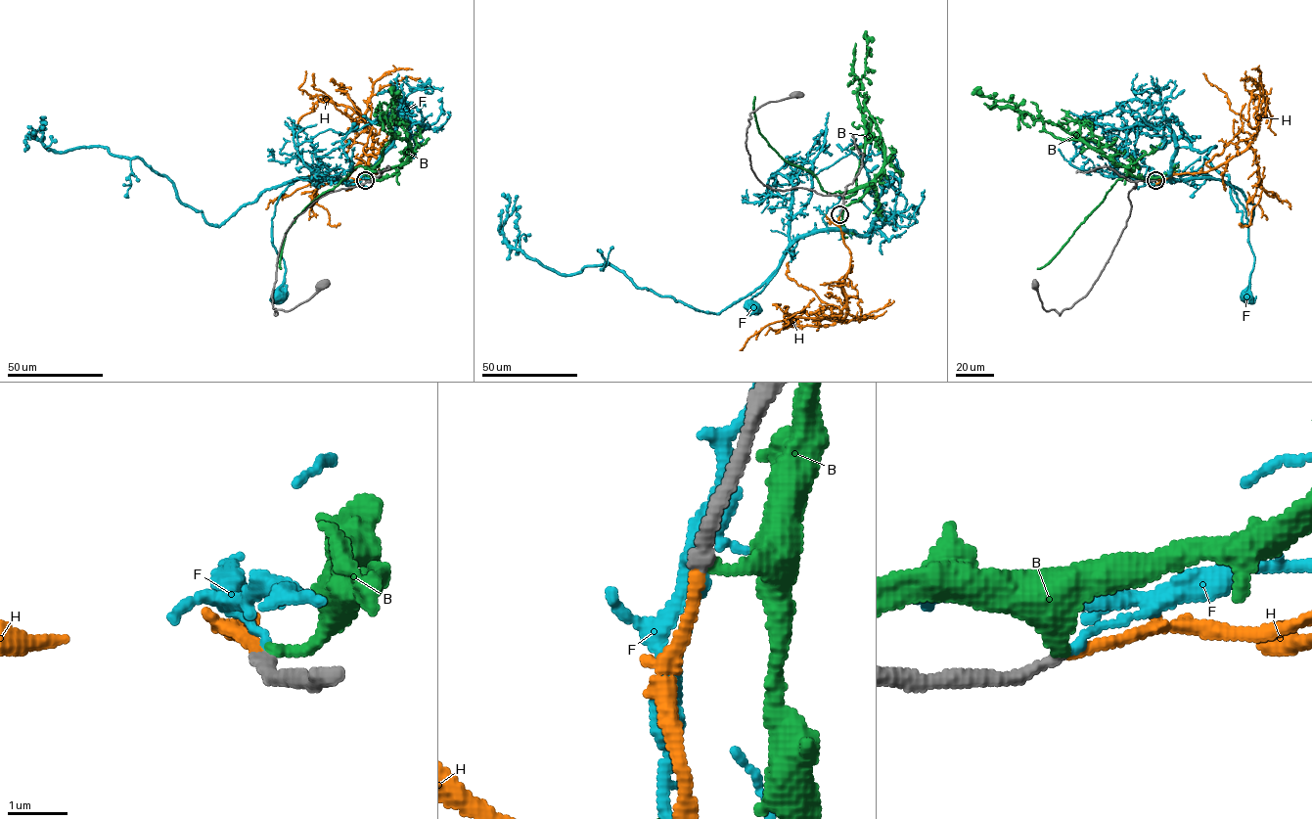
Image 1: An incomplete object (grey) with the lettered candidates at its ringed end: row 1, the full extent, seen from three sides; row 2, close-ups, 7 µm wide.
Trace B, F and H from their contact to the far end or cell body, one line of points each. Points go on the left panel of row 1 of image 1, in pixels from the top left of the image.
B: (366, 180), (396, 170), (366, 167), (382, 158), (391, 137), (384, 114), (393, 87)
F: (366, 180), (303, 177), (280, 196), (272, 219), (272, 244), (285, 269), (276, 295)
H: (365, 180), (377, 172), (369, 162), (373, 133), (356, 108), (361, 115), (357, 120), (314, 88), (314, 73)

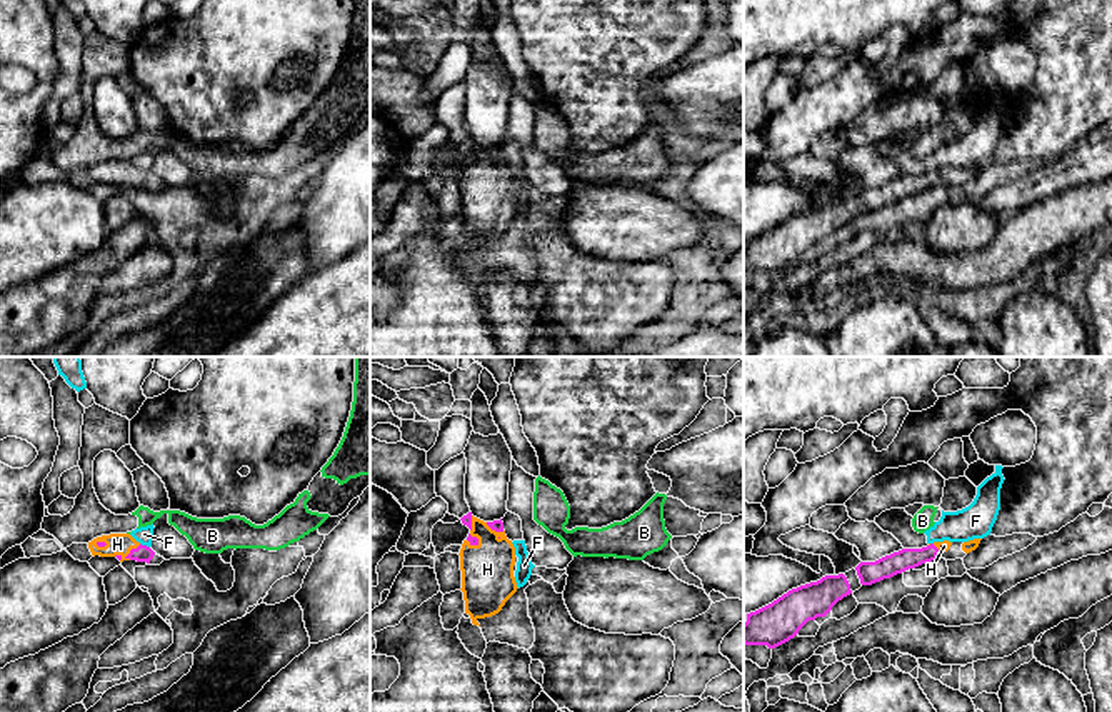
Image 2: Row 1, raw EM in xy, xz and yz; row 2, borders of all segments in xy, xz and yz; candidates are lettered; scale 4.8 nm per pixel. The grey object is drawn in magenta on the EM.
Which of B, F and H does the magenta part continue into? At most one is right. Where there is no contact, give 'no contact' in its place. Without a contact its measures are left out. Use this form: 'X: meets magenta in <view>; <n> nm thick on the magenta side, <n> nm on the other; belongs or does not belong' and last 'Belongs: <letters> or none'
B: no contact; does not belong
F: meets magenta in xy; 80 nm thick on the magenta side, 80 nm on the other; does not belong
H: meets magenta in xy; 80 nm thick on the magenta side, 110 nm on the other; belongs
Belongs: H

